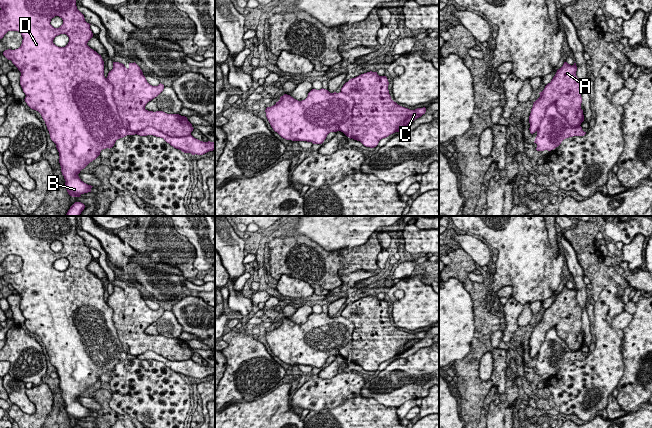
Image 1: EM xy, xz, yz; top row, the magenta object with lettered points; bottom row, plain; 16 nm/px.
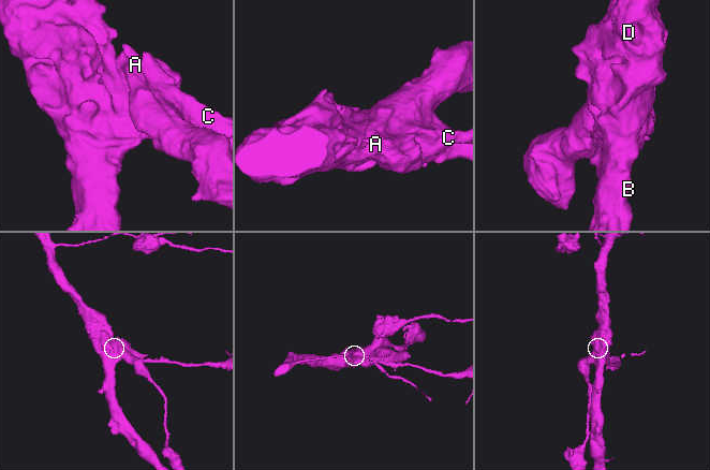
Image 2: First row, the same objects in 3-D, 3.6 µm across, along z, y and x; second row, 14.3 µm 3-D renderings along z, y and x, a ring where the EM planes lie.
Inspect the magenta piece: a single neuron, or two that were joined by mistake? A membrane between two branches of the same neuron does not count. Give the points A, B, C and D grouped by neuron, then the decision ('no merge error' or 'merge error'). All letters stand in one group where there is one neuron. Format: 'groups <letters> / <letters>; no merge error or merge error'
groups A C / B D; merge error

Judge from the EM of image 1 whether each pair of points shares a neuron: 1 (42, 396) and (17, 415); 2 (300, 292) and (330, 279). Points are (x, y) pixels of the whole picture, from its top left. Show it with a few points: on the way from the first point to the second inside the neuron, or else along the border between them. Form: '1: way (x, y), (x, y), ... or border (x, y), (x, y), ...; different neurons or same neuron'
1: way (42, 405), (42, 409), (34, 417), (26, 417); same neuron
2: border (287, 275), (299, 278), (309, 284); different neurons

